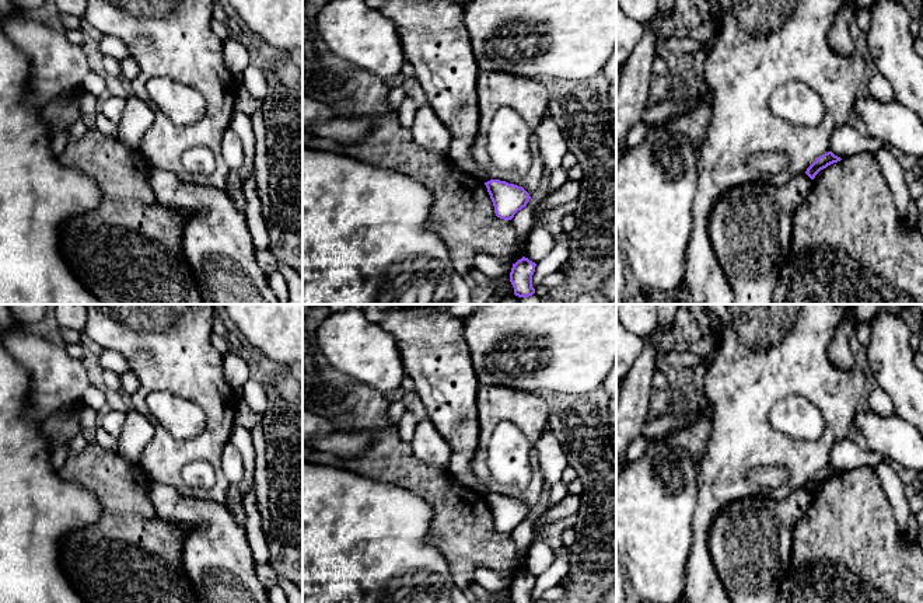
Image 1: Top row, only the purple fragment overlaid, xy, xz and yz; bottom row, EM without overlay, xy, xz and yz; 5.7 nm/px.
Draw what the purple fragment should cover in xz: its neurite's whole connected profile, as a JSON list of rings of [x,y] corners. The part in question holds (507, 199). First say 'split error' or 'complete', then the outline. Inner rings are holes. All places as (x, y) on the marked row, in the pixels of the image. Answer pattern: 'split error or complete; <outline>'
complete; [[[500,179],[485,182],[497,217],[511,220],[514,215],[527,206],[529,194],[518,185]]]

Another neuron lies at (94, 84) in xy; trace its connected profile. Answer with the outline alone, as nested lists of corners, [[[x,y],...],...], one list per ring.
[[[91,72],[83,83],[83,90],[95,98],[99,98],[105,93],[106,84],[101,76]]]

